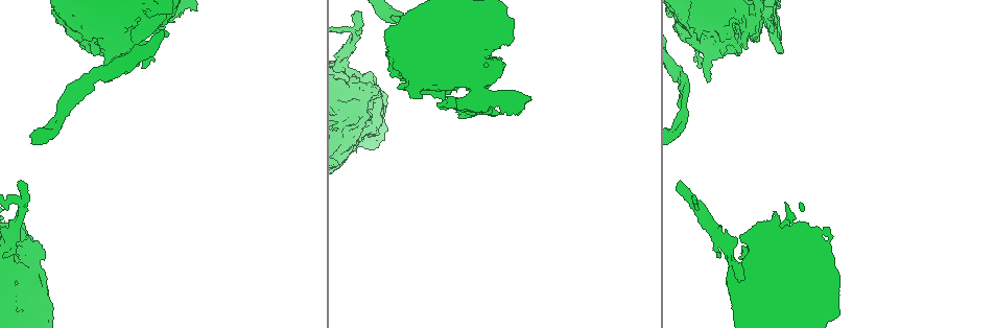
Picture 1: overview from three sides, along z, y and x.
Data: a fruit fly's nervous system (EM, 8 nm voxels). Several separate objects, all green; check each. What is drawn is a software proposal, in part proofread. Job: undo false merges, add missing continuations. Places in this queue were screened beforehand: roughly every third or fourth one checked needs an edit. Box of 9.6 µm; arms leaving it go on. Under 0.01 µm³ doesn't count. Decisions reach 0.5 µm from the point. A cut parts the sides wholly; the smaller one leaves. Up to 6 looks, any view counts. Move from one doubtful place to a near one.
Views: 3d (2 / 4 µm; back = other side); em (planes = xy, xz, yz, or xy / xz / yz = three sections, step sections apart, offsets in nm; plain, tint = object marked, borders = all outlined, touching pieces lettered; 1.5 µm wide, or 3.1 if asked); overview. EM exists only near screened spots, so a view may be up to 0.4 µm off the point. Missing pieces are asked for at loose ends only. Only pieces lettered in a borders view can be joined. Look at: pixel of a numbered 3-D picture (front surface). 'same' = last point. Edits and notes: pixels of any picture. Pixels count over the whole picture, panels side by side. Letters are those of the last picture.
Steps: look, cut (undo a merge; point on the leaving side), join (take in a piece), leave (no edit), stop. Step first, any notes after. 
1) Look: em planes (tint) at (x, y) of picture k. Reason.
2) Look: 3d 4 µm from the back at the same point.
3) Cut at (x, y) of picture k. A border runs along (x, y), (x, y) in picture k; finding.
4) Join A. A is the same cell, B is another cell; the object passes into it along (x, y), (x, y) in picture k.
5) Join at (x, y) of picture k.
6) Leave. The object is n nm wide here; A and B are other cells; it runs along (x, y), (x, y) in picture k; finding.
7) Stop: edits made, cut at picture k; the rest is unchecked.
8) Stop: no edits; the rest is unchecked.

Look: em planes (borders) at (166, 35) of picture 1. Free end.

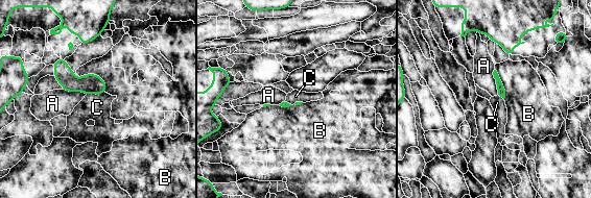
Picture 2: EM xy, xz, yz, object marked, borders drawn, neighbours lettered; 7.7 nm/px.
Leave. A, B and C are other cells; it runs along (56, 65), (75, 84), (102, 90) in picture 2; none of them fits.

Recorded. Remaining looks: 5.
Look: em planes (borders) at (708, 80) of picture 1. Branch stops here.

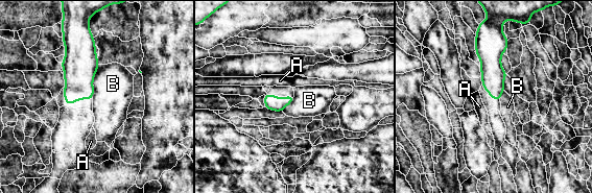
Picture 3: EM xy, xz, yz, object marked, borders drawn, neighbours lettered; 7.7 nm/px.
Leave. A and B are other cells; a border runs along (99, 65), (93, 79), (92, 98) in picture 3; no lettered piece goes on from it.

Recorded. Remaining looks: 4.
Look: em yz step 8 (plain) at (17, 182) of picture 1. Free end.

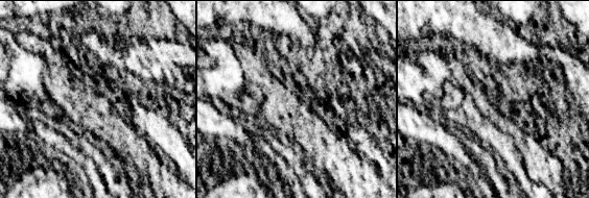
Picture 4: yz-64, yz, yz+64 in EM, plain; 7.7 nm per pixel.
Look: em yz step 8 (borders) at the same point. What lies round it.

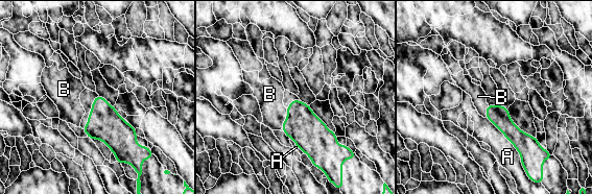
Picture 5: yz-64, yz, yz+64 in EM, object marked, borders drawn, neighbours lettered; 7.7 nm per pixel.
Join B. The longest contact is with A, 420 nm; B is the same cell, A is another cell; the object passes into it along (499, 116), (487, 111), (478, 96) in picture 5; the neuron continues.

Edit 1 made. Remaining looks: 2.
Stop: edits made, join at picture 5; the rest is unchecked.

